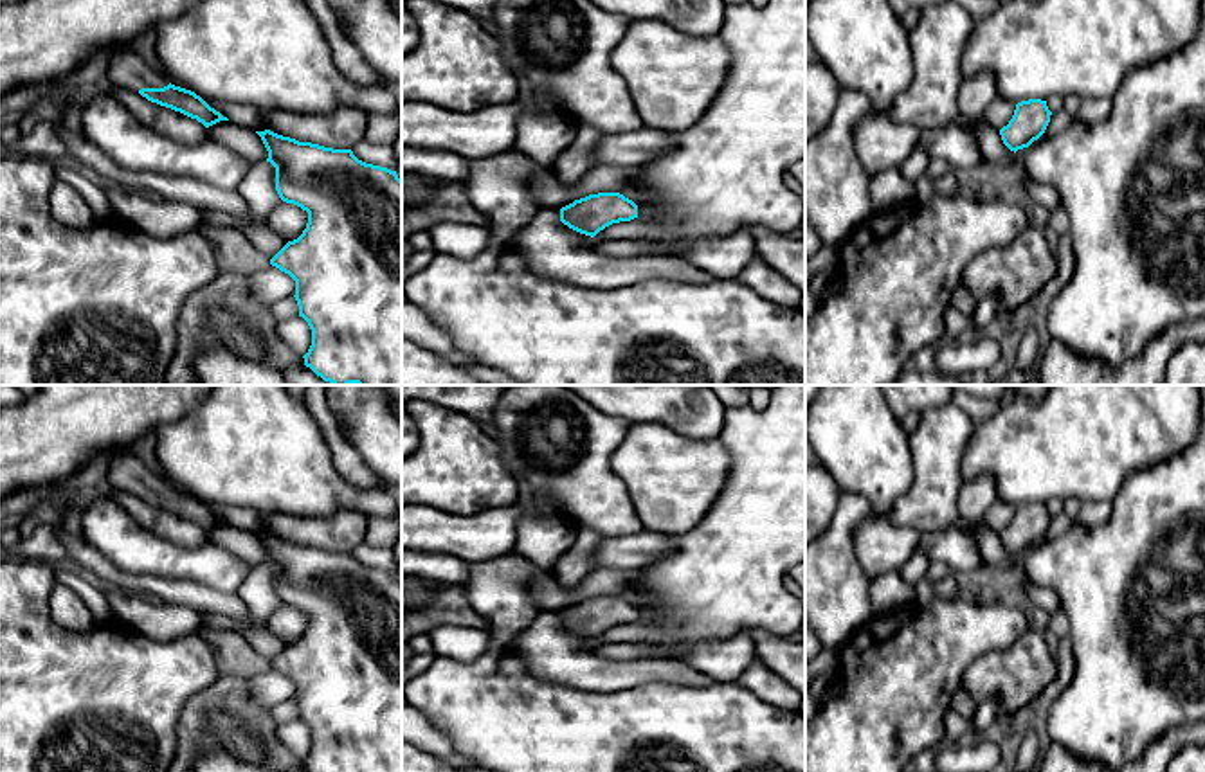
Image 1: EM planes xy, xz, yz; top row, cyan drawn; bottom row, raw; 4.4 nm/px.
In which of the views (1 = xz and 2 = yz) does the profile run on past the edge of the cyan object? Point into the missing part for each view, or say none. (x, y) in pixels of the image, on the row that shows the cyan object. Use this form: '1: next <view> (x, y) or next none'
1: next none
2: next none

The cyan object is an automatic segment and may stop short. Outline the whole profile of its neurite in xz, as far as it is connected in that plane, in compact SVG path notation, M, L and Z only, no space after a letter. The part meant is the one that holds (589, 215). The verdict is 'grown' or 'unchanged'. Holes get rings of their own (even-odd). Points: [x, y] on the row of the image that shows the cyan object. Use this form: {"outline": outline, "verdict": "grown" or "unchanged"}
{"outline": "M620 193L589 194L560 209L564 225L591 238L612 223L634 218L638 218L638 205Z", "verdict": "unchanged"}

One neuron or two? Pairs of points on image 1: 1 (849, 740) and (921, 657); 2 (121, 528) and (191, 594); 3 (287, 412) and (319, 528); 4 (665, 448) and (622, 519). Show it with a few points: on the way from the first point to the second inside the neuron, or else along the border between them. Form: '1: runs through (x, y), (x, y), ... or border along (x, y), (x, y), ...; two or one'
1: runs through (869, 720), (896, 693), (901, 677); one
2: border along (134, 574), (188, 578), (217, 589); two
3: border along (359, 511), (335, 511), (323, 517), (276, 515); two
4: border along (609, 465), (625, 486), (633, 510), (645, 528); two

